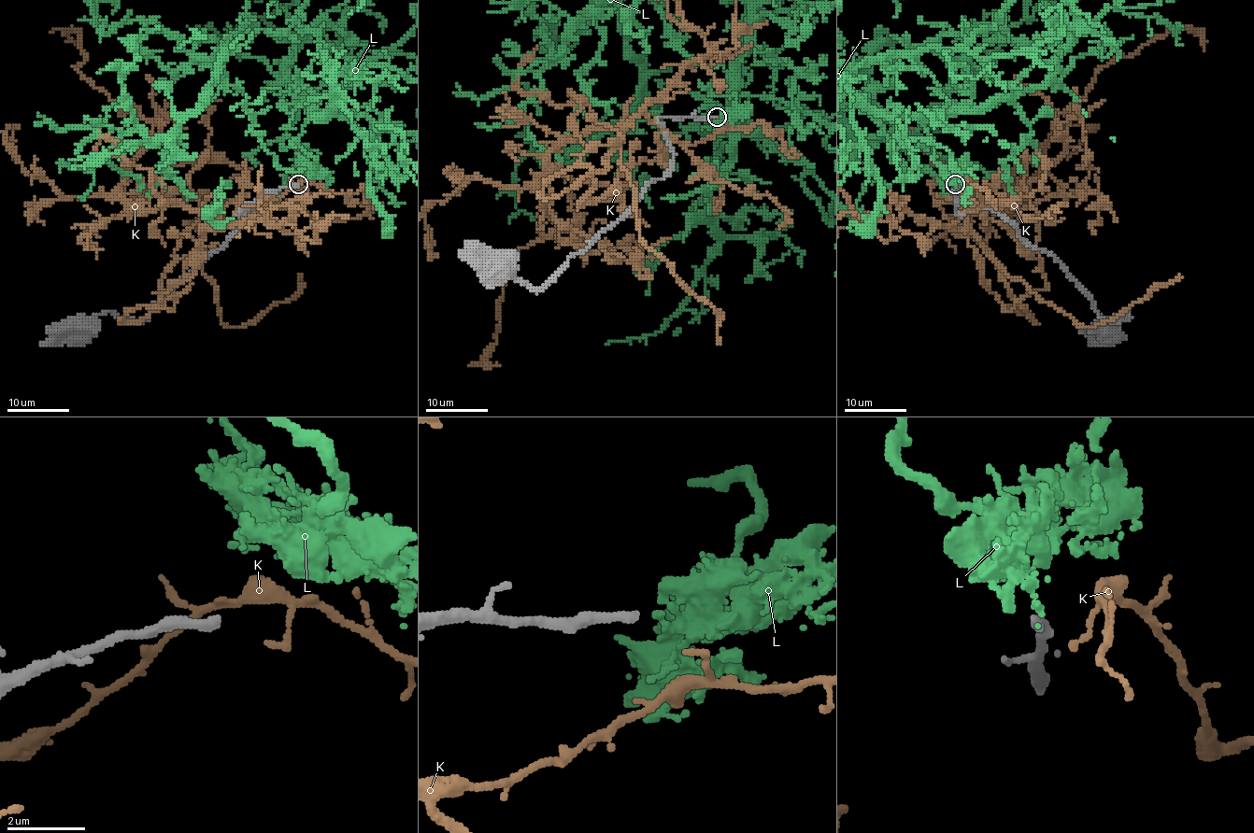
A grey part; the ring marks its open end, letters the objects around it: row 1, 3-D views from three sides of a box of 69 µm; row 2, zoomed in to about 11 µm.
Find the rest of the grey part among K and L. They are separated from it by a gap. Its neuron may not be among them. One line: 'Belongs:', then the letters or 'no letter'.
Belongs: no letter

